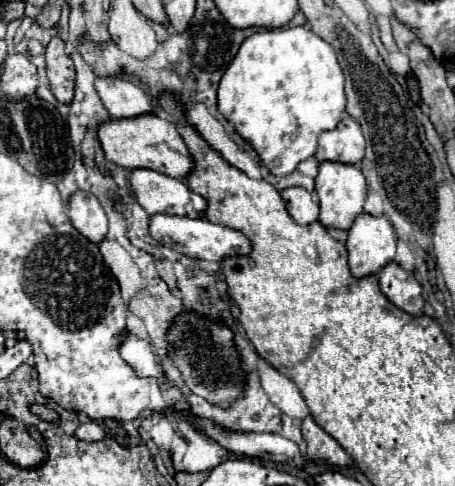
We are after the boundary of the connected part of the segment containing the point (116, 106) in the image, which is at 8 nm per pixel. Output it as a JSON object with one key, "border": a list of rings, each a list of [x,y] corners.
{"border":[[[99,76],[95,78],[95,90],[111,118],[133,118],[153,110],[151,98],[139,86],[123,78]]]}

